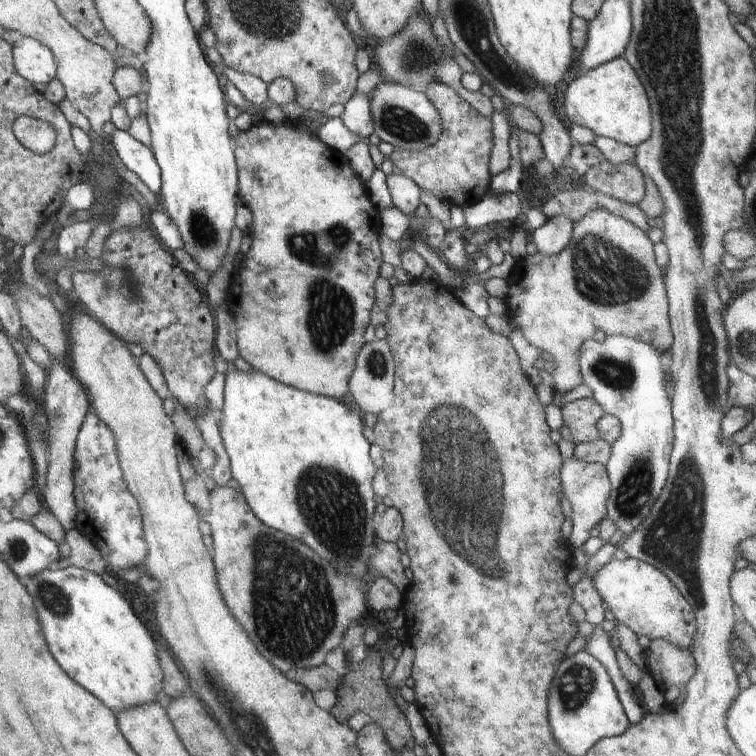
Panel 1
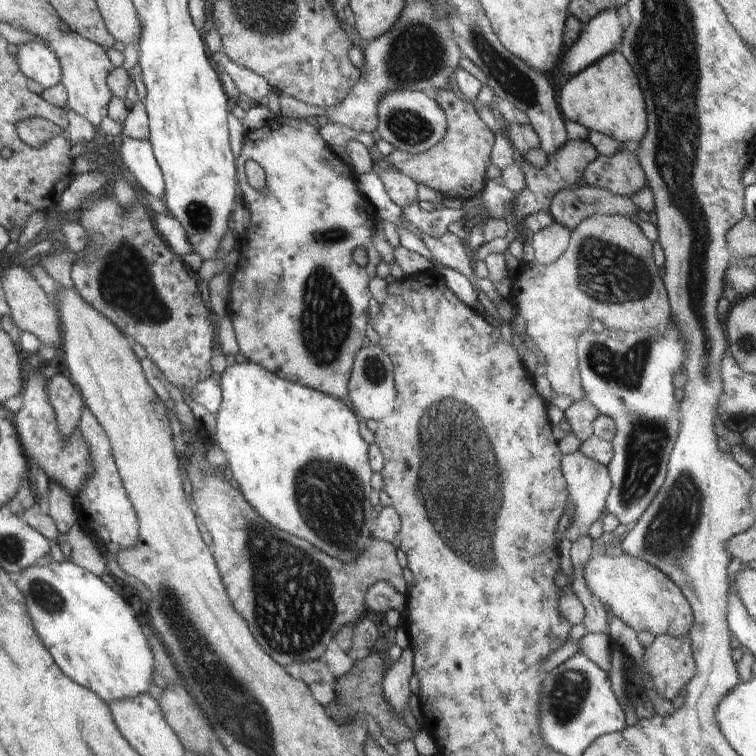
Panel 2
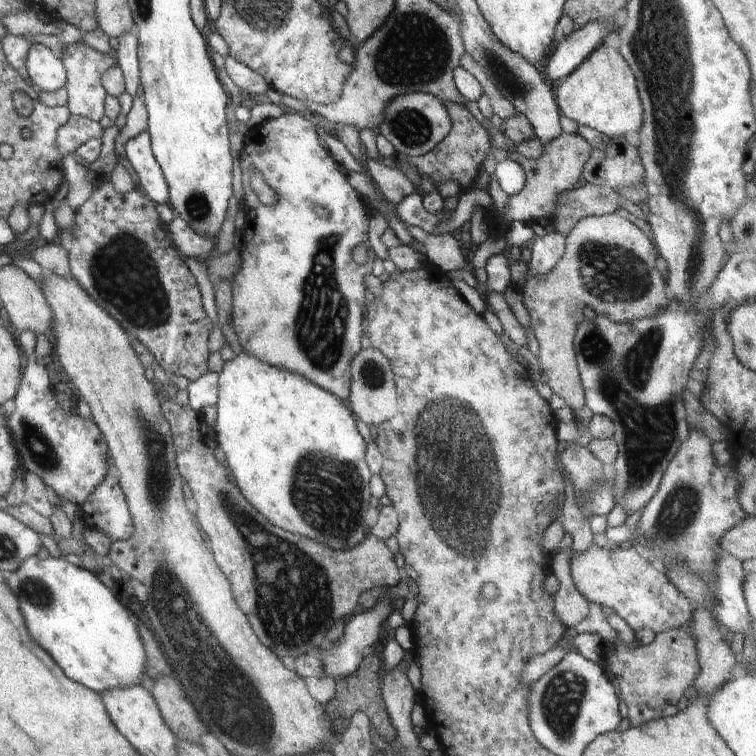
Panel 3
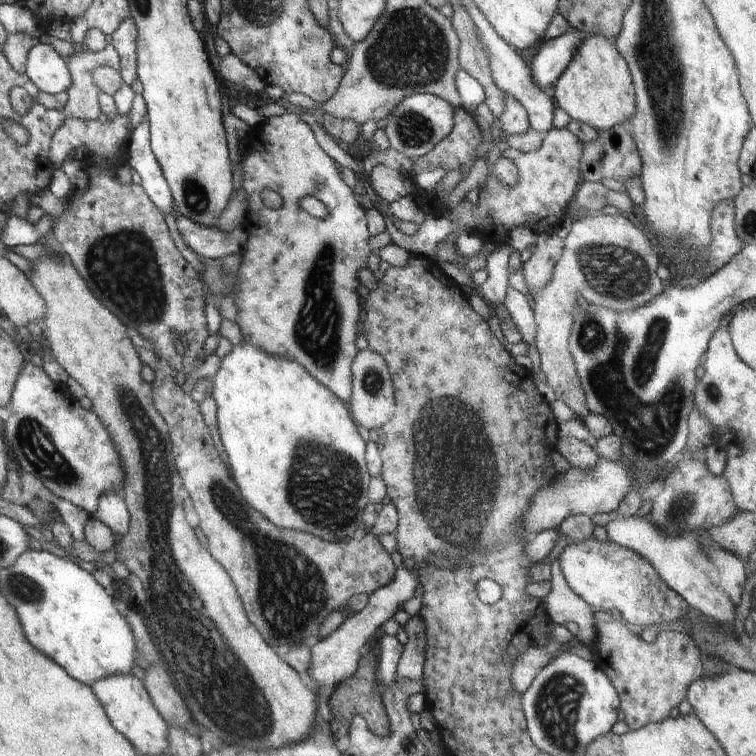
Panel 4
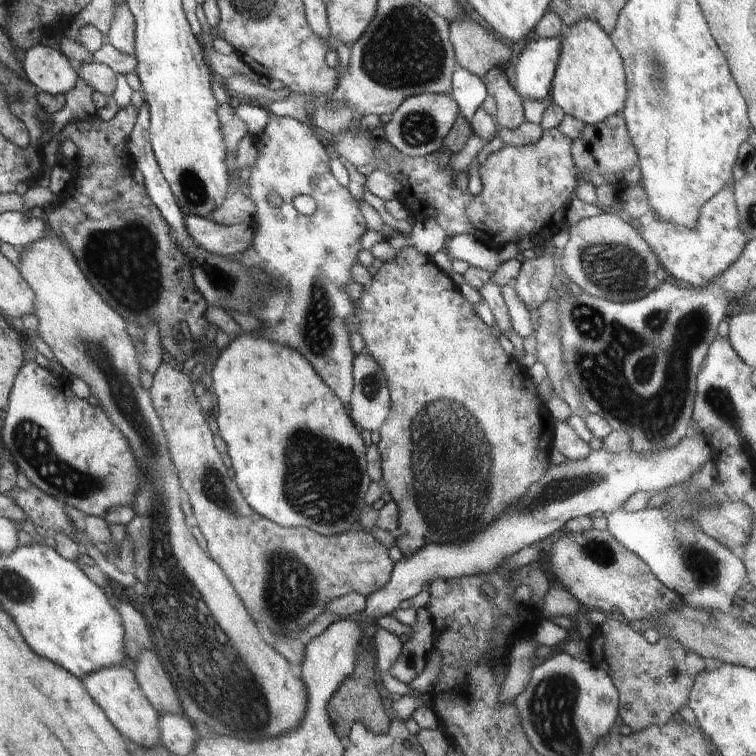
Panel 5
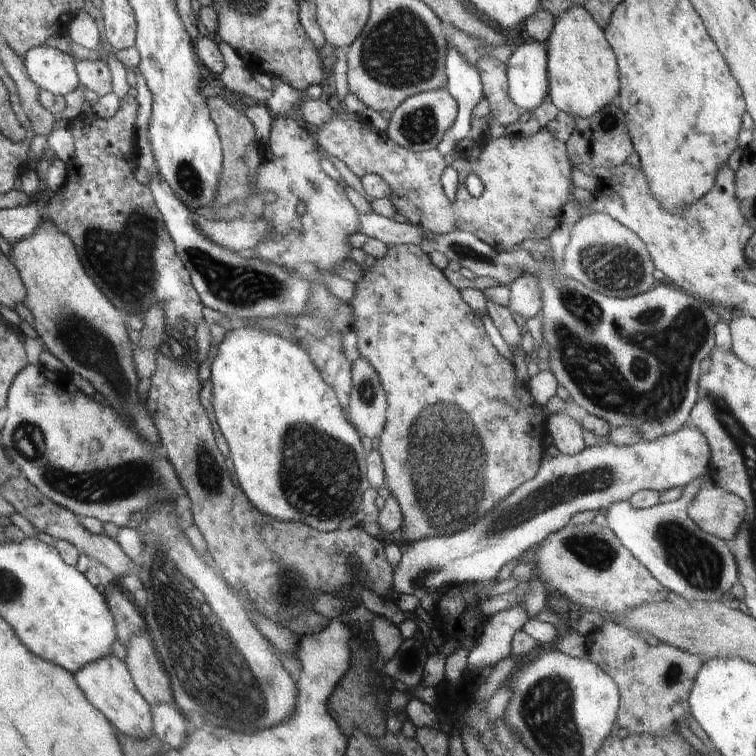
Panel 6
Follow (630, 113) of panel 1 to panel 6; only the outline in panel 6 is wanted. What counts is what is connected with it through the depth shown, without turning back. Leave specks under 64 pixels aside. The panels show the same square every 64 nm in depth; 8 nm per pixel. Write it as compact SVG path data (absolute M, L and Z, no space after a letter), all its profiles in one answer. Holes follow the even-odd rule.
M570 6L552 28L548 42L548 86L552 104L574 118L590 118L620 99L620 74L603 28L582 8Z

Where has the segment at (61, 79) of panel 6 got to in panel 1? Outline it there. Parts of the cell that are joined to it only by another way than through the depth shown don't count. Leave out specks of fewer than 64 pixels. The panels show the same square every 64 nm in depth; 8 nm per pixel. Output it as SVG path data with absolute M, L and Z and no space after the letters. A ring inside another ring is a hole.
M19 36L13 46L15 68L25 80L48 85L58 78L58 62L42 42Z

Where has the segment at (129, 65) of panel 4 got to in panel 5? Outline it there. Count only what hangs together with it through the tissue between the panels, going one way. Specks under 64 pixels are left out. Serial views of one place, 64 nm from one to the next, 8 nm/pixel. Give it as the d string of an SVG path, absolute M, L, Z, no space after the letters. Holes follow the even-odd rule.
M126 3L114 6L114 18L106 40L122 54L135 53L135 20Z

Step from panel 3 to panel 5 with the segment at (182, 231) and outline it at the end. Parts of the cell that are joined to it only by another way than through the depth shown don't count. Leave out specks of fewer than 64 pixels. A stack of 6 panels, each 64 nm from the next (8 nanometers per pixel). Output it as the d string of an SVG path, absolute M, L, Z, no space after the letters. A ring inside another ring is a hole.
M193 214L185 215L184 220L186 232L192 236L192 240L212 254L239 258L249 246L252 246L252 236L248 236L244 228L245 223L222 226Z

